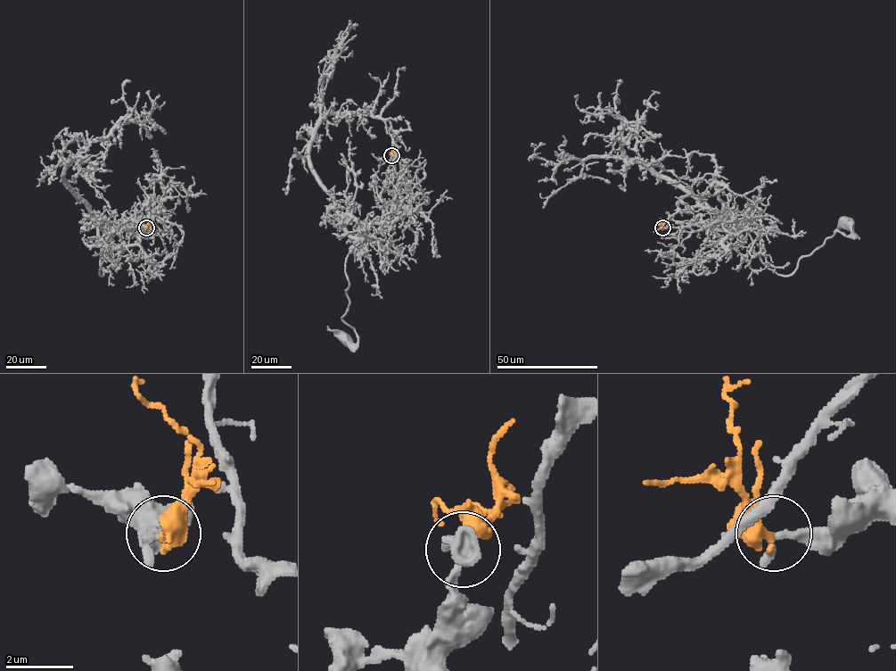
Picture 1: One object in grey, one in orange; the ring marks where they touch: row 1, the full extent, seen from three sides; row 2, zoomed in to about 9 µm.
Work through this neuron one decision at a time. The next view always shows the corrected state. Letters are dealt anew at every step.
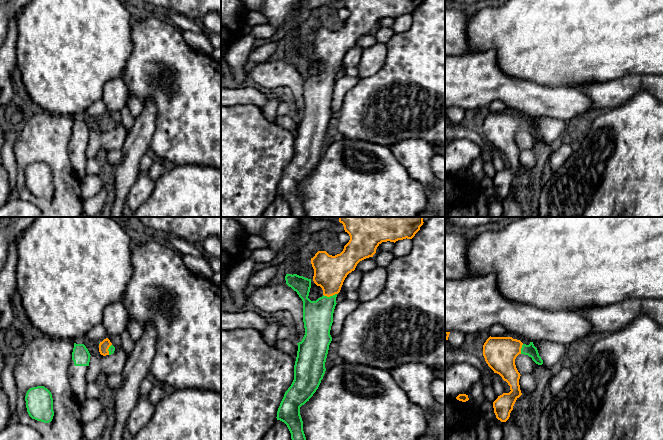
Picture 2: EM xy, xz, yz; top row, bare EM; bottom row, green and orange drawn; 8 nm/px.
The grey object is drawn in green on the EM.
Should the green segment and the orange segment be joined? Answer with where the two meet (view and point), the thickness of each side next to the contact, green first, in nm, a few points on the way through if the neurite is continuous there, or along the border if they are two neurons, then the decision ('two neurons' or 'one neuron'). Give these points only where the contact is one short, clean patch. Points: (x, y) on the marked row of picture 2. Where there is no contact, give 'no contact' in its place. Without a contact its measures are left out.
contact xz (330, 296); calibres 240 and 260 nm; way xz (317, 315), (330, 296), (330, 271); one neuron

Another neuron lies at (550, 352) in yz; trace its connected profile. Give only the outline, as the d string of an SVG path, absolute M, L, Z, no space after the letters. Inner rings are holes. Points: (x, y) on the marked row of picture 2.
M535 341L534 346L537 348L539 356L543 360L544 366L551 368L559 362L567 353L567 347L560 343L550 341Z

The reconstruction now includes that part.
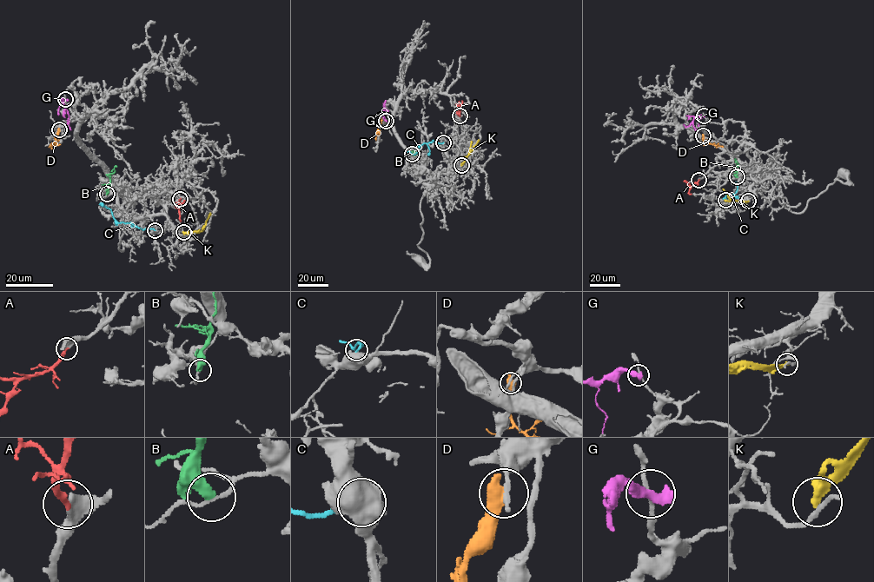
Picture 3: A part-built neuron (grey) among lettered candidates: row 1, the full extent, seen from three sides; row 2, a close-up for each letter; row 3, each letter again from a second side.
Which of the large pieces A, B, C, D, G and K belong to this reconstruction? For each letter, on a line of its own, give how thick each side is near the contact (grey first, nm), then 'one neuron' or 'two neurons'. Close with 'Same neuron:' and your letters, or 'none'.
A: 400 nm thick on the grey side, 260 nm on the other; one neuron
B: 120 nm thick on the grey side, 360 nm on the other; two neurons
C: 800 nm thick on the grey side, 200 nm on the other; two neurons
D: 240 nm thick on the grey side, 650 nm on the other; two neurons
G: 160 nm thick on the grey side, 500 nm on the other; two neurons
K: 280 nm thick on the grey side, 240 nm on the other; two neurons
Same neuron: A

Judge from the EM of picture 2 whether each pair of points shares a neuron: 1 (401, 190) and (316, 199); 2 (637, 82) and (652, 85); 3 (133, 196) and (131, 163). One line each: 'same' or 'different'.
1: same
2: same
3: different

